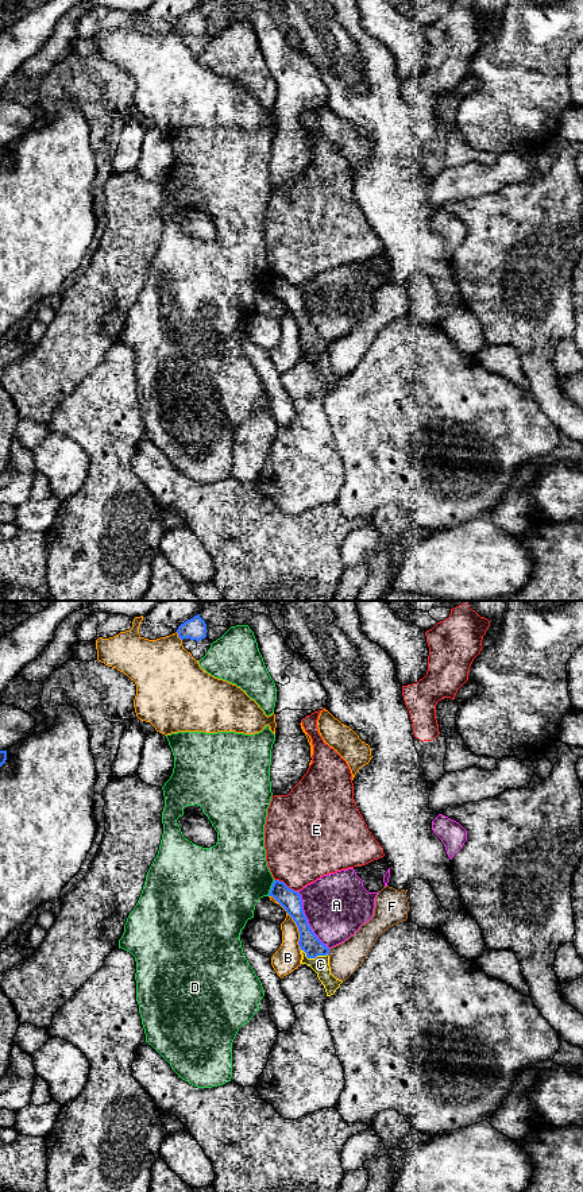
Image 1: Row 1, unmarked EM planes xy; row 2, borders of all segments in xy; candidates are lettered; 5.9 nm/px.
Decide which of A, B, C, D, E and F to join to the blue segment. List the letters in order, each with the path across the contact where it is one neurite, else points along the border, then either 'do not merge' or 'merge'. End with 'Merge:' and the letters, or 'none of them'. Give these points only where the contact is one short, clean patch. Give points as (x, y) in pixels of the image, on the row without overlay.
A: do not merge
B: do not merge
C: along xy (301, 344), (308, 353), (324, 351), (327, 348) | do not merge
D: do not merge
E: do not merge
F: along xy (329, 344), (328, 350) | do not merge
Merge: none of them

